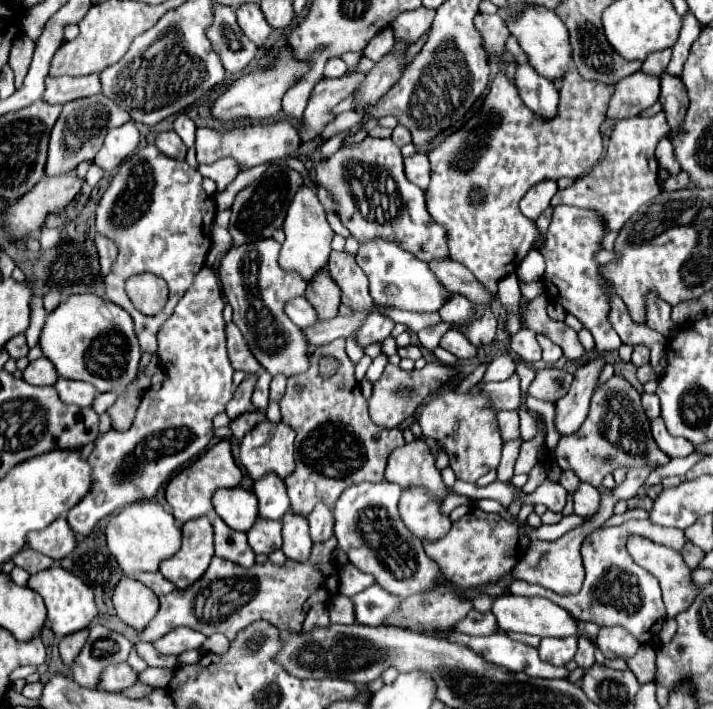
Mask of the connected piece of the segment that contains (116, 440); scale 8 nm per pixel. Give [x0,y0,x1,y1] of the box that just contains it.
[68,267,232,535]

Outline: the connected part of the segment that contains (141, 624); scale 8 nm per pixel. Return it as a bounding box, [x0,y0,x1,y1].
[112,575,158,631]

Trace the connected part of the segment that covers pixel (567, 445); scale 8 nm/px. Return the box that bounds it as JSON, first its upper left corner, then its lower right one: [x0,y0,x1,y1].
[554,377,670,487]

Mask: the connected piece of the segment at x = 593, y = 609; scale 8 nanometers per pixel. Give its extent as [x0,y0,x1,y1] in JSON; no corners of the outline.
[510,519,688,643]

